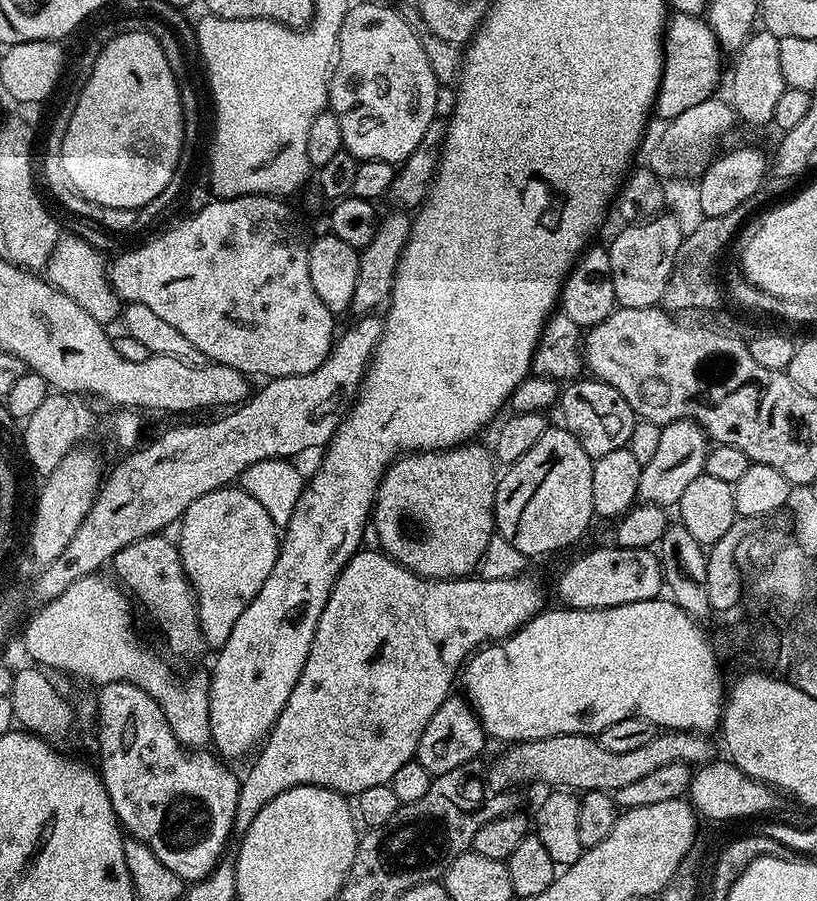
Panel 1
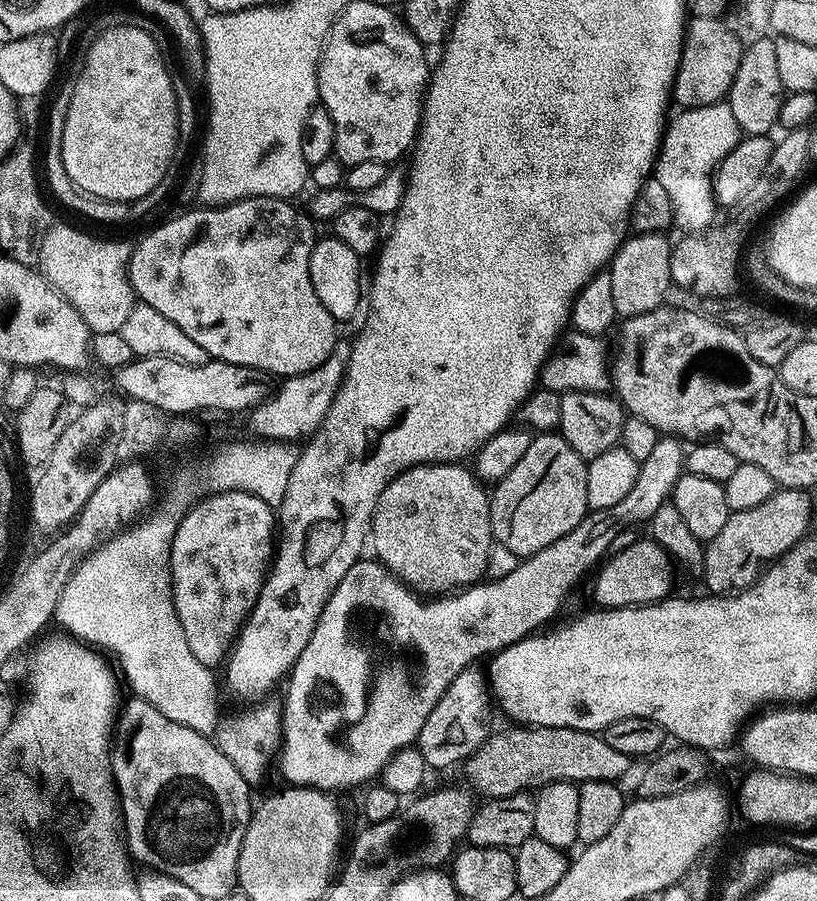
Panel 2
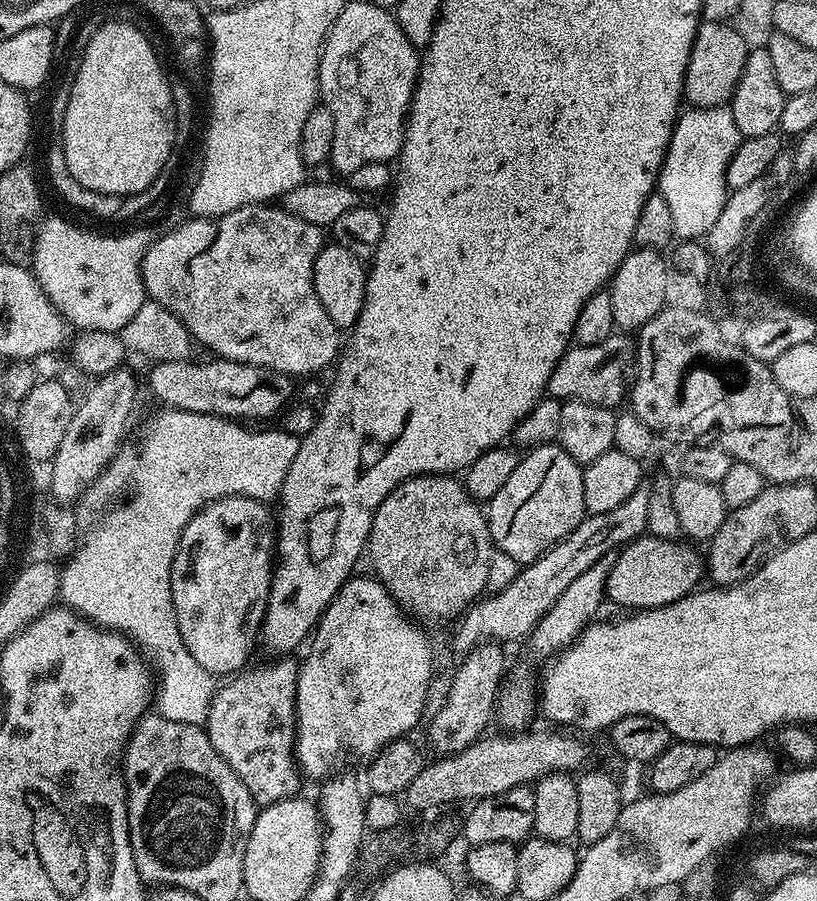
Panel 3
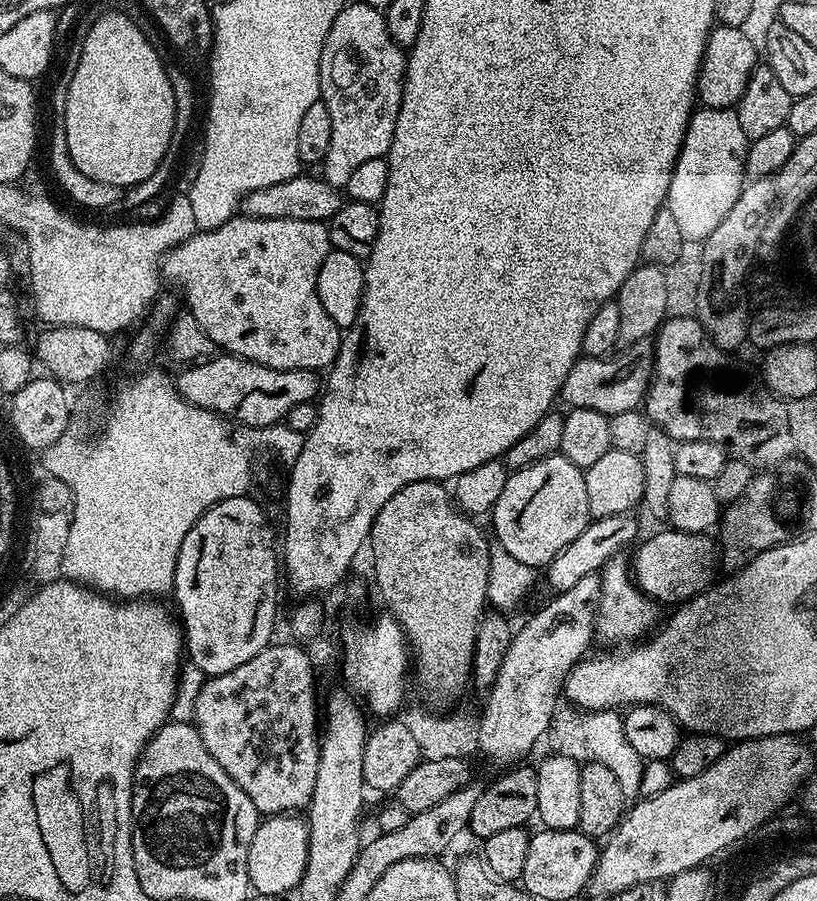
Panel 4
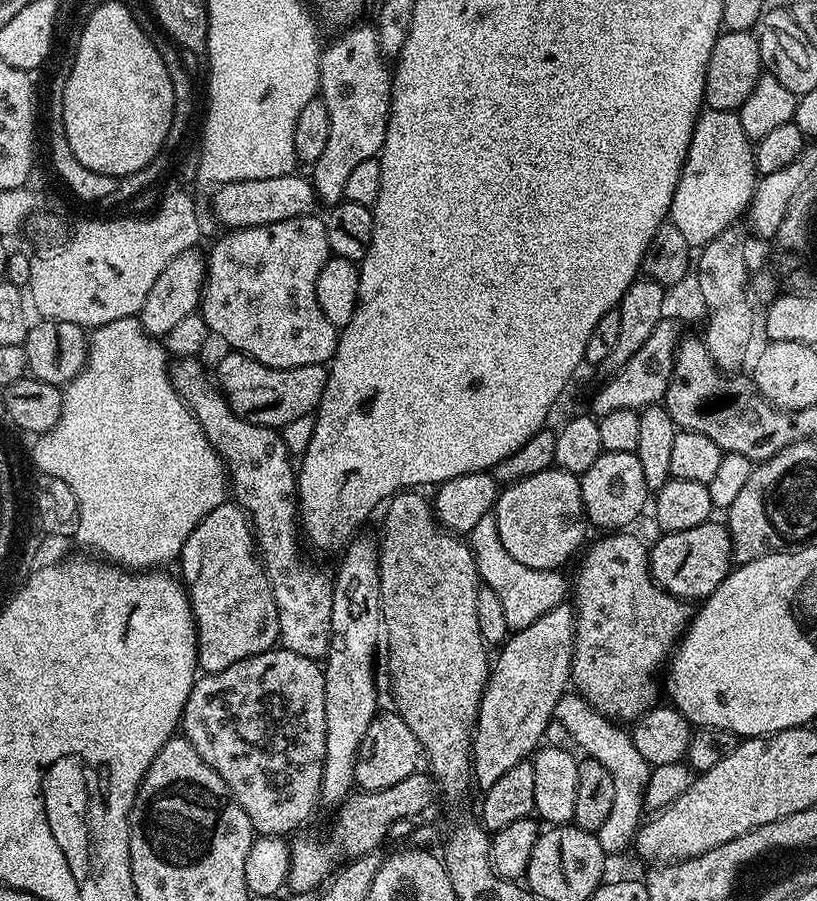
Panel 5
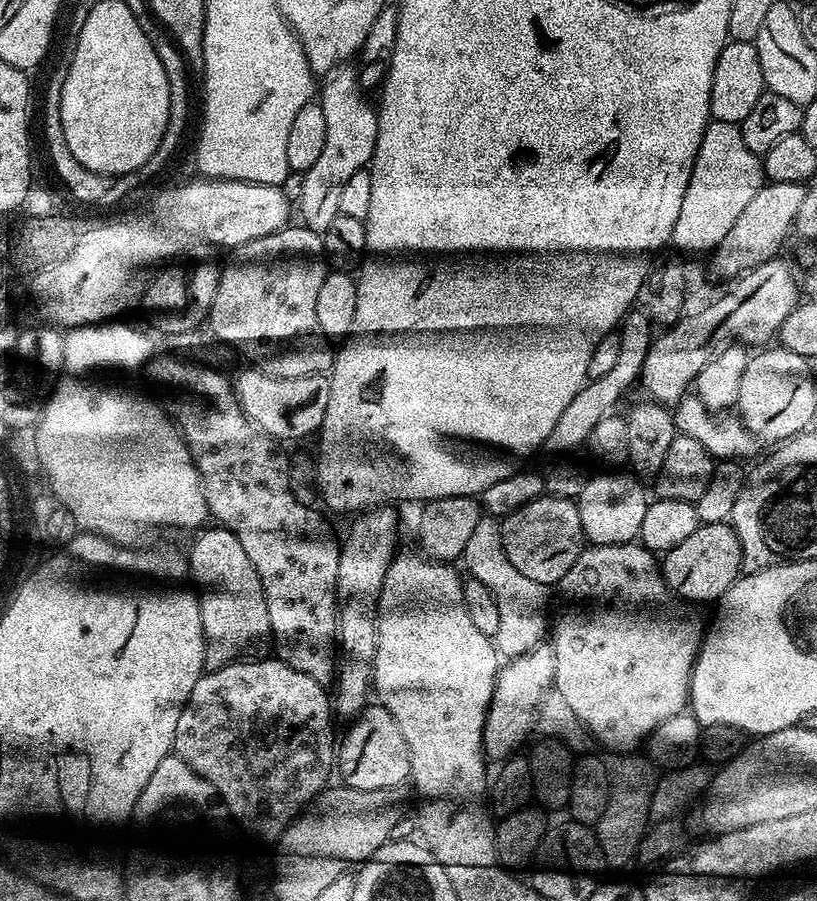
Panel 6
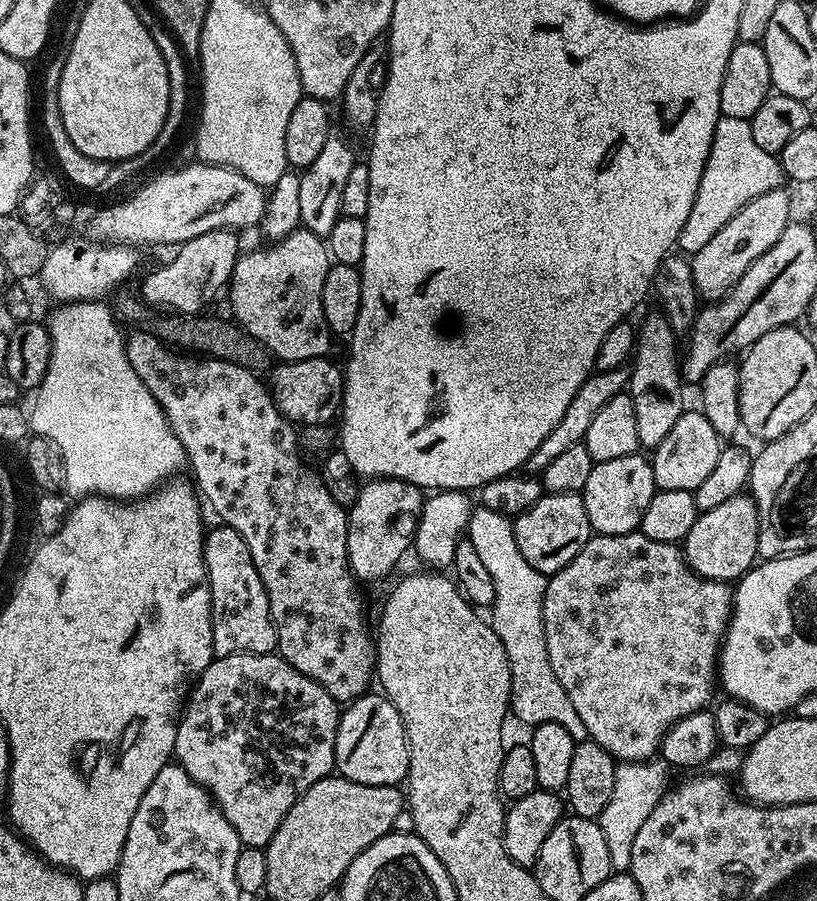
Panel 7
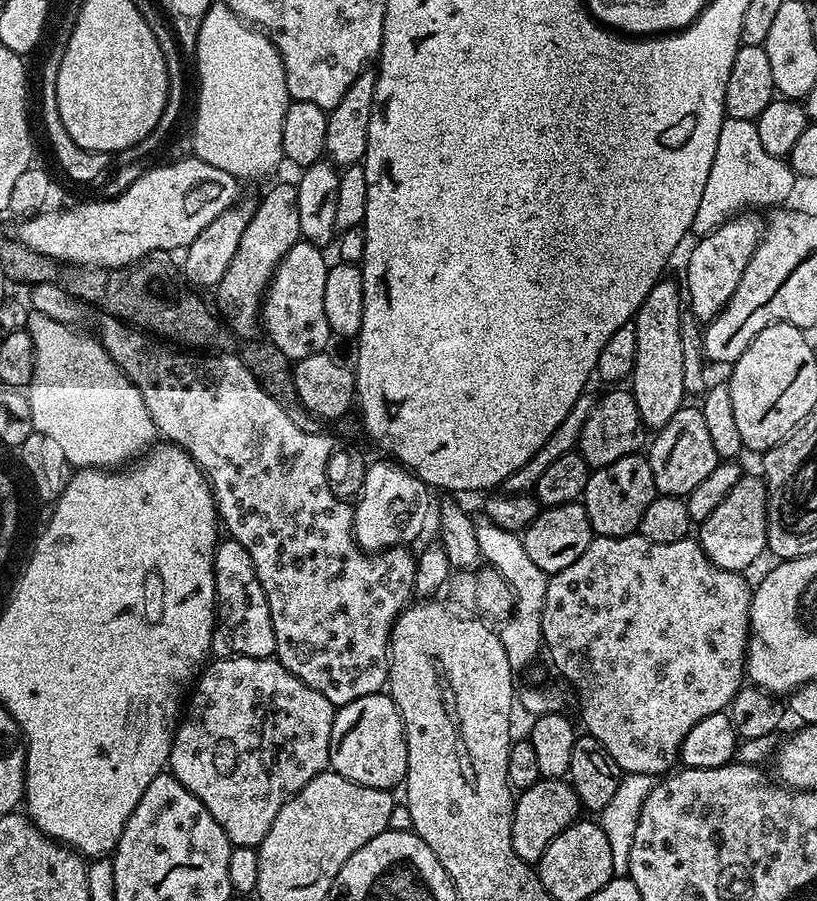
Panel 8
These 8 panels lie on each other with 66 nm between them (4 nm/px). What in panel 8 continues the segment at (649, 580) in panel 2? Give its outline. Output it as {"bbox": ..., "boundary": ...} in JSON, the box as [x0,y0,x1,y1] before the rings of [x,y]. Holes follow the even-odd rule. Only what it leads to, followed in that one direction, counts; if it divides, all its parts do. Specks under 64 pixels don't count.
{"bbox":[698,475,768,573],"boundary":[[[741,475],[740,481],[722,498],[718,510],[699,525],[698,539],[706,558],[722,570],[743,573],[768,546],[768,488],[759,475]]]}

